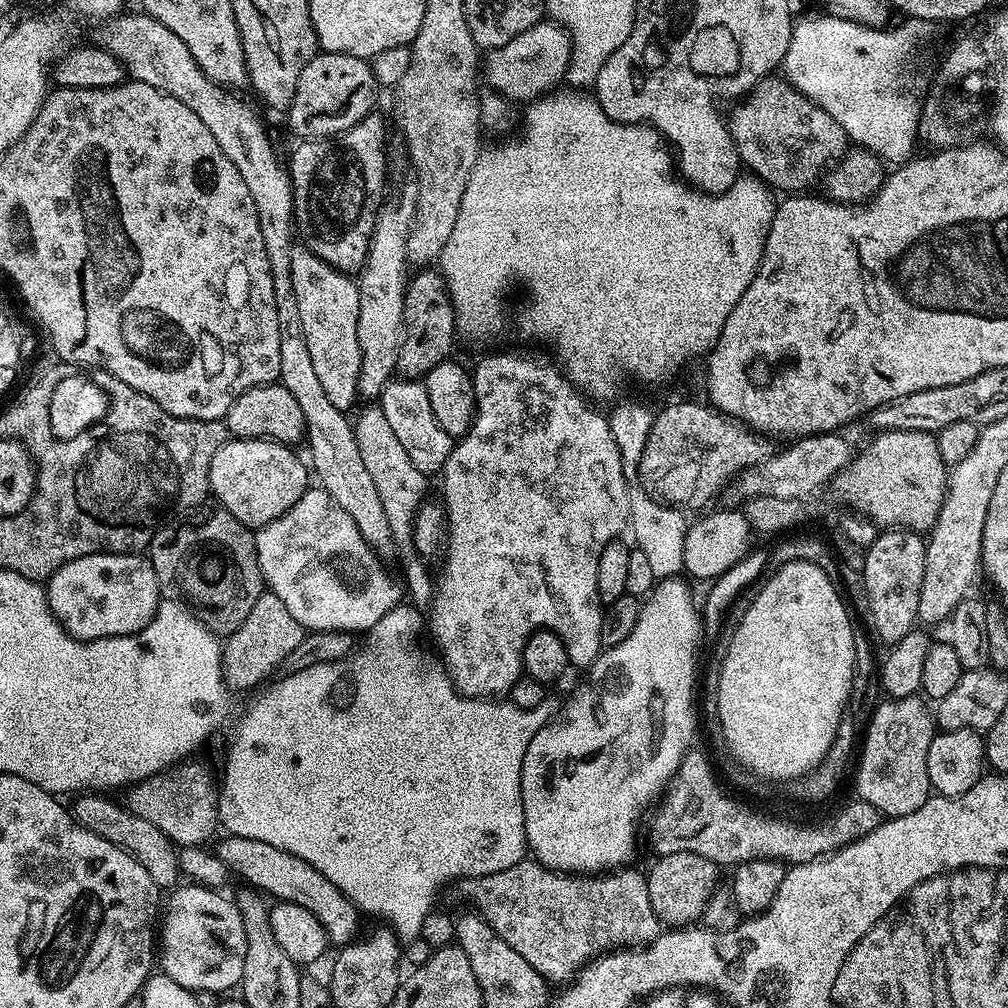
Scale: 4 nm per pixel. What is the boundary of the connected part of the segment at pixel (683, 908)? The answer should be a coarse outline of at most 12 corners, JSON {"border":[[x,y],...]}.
{"border":[[689,852],[646,872],[661,925],[695,925],[717,891],[718,866]]}

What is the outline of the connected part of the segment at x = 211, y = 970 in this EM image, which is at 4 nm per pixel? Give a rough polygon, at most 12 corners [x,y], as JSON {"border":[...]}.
{"border":[[203,886],[162,912],[158,964],[224,994],[246,962],[242,914]]}

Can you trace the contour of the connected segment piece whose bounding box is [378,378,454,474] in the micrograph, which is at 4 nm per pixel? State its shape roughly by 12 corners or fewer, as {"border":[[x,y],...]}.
{"border":[[420,380],[380,393],[410,462],[439,473],[454,438],[438,424]]}

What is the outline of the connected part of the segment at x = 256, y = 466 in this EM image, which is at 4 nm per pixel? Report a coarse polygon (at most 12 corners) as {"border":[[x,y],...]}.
{"border":[[229,438],[208,487],[247,528],[282,518],[310,487],[293,449]]}

